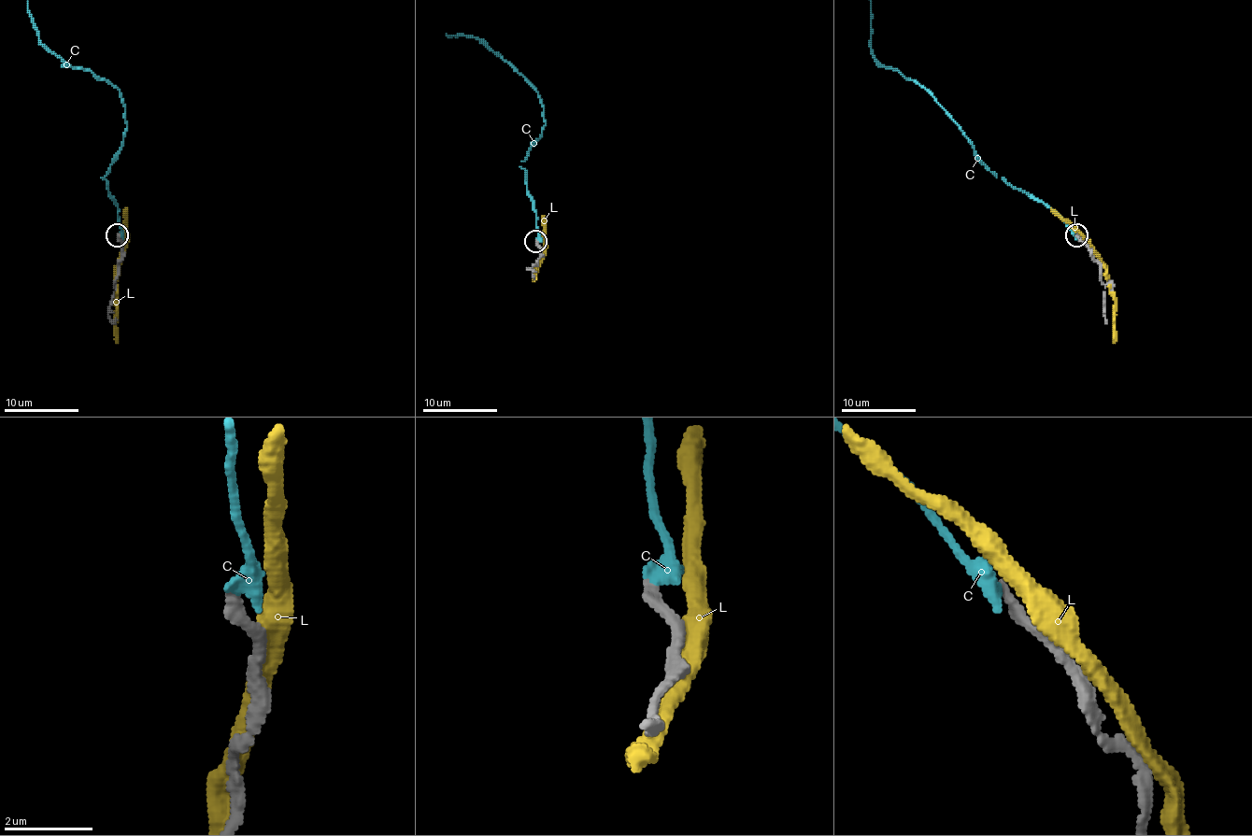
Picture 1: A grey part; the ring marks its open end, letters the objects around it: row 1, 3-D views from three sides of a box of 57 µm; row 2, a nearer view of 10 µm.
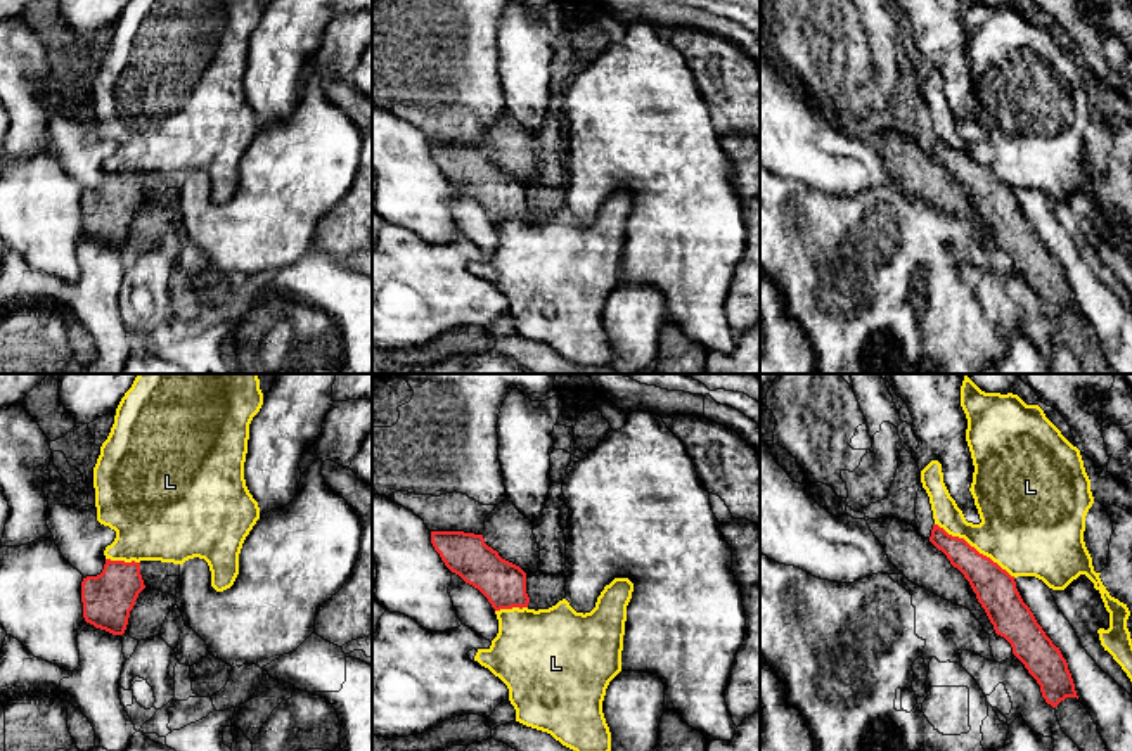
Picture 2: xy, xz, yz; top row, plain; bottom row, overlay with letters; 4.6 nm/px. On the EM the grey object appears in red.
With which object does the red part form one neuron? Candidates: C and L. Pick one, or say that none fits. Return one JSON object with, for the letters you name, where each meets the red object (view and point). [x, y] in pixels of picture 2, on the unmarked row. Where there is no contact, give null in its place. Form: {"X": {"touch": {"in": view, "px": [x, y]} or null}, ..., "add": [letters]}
{"add": []}

